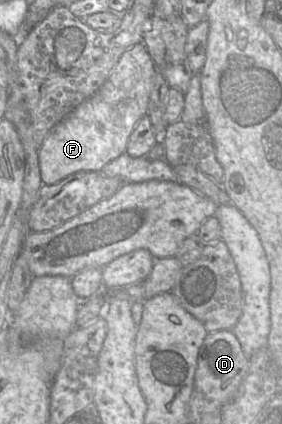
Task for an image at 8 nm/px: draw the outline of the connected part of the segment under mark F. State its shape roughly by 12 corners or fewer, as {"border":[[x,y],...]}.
{"border":[[143,43],[58,122],[42,183],[99,172],[126,152],[157,70]]}

